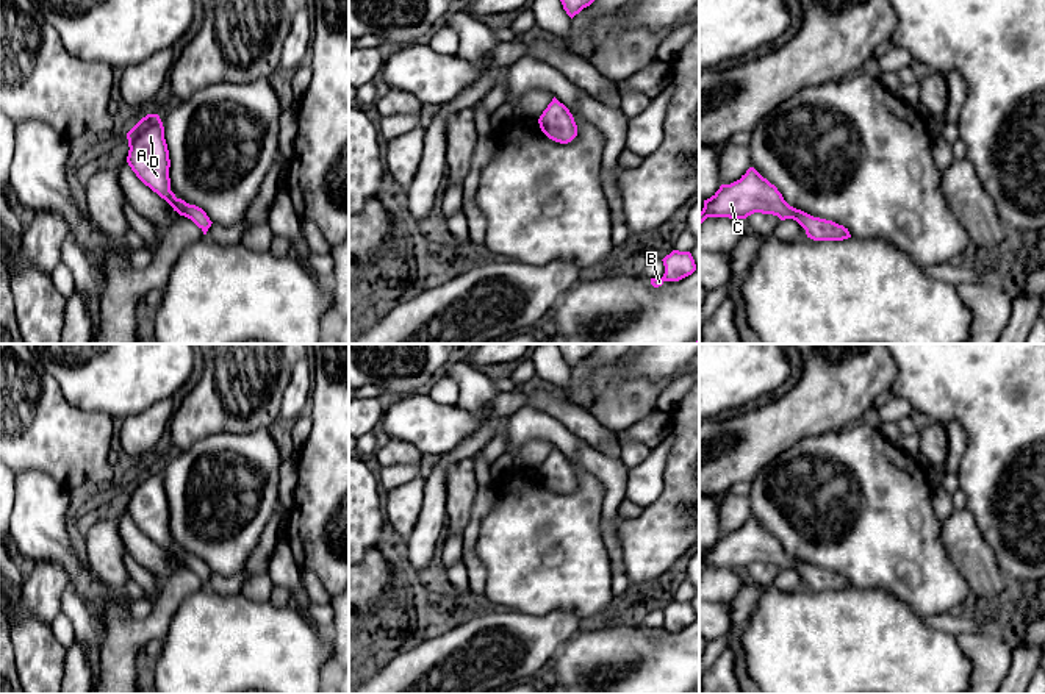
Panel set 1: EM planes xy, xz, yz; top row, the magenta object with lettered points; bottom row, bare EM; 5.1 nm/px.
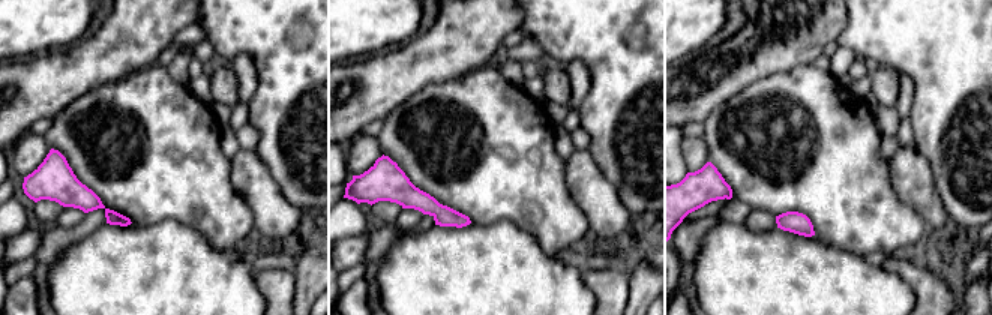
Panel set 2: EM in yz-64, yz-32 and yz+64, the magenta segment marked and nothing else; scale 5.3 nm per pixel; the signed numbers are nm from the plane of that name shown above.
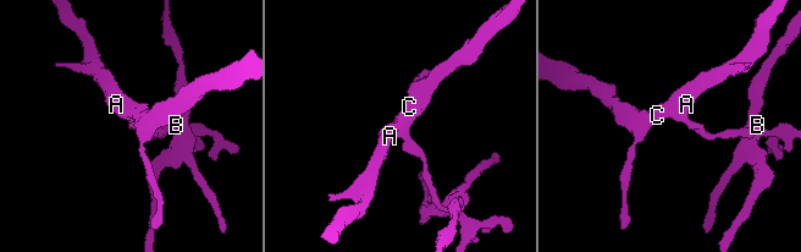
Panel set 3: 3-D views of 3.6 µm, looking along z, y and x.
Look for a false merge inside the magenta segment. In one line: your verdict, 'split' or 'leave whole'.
split

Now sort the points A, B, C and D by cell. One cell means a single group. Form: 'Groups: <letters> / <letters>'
Groups: A C D / B

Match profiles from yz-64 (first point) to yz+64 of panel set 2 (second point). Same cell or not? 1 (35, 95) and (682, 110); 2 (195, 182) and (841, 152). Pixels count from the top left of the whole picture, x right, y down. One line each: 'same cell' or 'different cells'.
1: same cell
2: same cell

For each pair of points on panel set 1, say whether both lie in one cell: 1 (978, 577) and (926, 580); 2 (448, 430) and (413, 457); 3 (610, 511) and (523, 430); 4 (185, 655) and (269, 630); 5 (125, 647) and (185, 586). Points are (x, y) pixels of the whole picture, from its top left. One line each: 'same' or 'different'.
1: different
2: different
3: same
4: same
5: same

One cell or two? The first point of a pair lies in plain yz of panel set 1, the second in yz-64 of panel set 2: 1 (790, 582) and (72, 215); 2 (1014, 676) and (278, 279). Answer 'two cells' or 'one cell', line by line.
1: one cell
2: two cells

